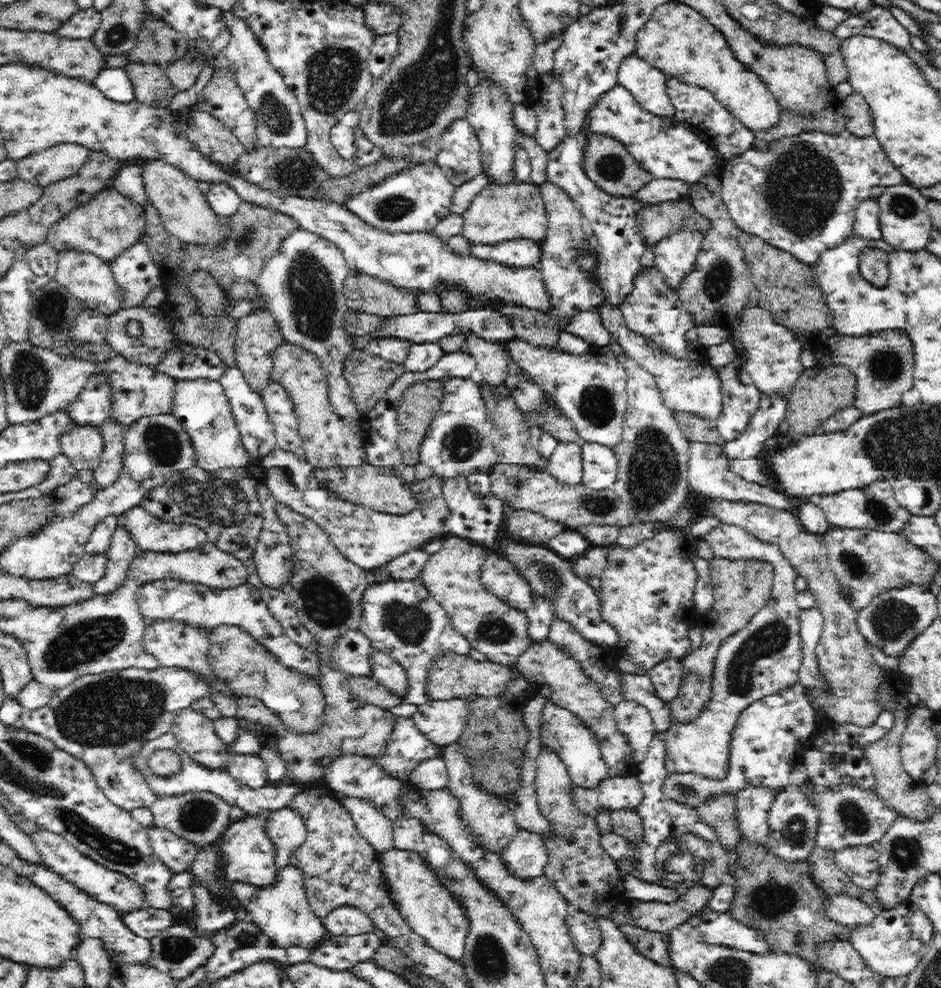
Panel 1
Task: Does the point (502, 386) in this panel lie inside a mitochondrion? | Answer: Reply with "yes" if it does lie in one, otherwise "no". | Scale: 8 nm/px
no

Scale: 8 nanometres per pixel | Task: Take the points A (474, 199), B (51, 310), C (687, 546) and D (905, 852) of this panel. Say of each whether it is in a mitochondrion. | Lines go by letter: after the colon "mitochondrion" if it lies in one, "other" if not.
A: other
B: mitochondrion
C: other
D: mitochondrion

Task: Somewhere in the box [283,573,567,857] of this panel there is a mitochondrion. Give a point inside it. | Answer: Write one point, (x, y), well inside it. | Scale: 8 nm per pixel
(408, 624)

